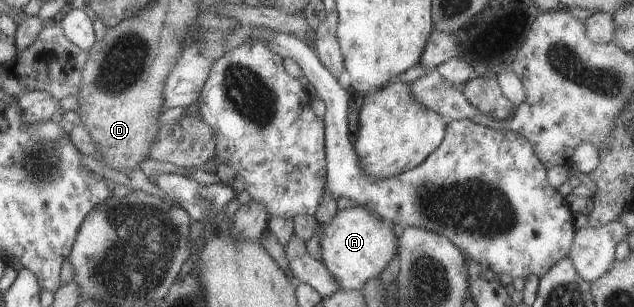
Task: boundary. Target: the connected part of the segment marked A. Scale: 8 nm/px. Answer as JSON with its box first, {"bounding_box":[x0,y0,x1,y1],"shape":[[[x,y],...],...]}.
{"bounding_box":[317,205,398,291],"shape":[[[358,205],[337,209],[330,222],[317,224],[317,227],[320,228],[320,262],[324,264],[326,272],[338,282],[340,289],[345,291],[360,291],[366,280],[382,272],[398,248],[390,224],[372,216]]]}

